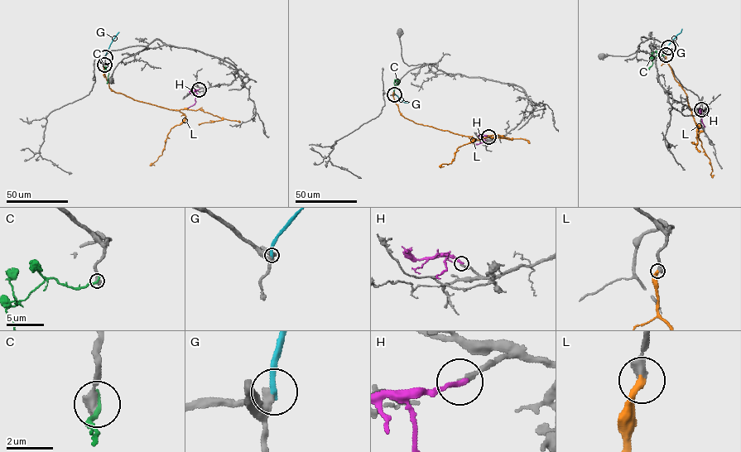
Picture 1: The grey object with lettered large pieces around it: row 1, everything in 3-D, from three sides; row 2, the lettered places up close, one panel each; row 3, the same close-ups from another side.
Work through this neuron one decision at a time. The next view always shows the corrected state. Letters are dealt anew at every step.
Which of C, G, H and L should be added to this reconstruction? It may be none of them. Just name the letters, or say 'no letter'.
L

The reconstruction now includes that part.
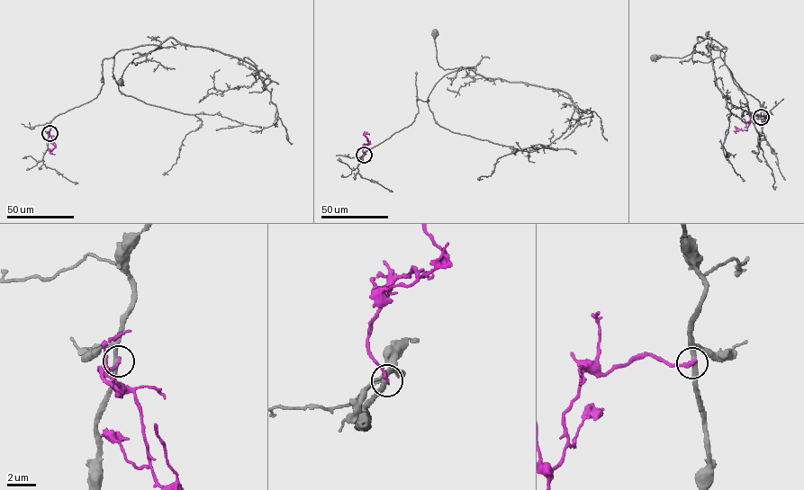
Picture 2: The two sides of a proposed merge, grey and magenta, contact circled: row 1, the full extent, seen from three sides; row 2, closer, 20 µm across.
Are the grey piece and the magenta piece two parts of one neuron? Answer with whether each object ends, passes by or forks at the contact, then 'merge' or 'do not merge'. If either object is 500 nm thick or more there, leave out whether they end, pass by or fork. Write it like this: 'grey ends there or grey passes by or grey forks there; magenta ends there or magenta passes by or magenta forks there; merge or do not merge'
grey passes by; magenta ends there; do not merge

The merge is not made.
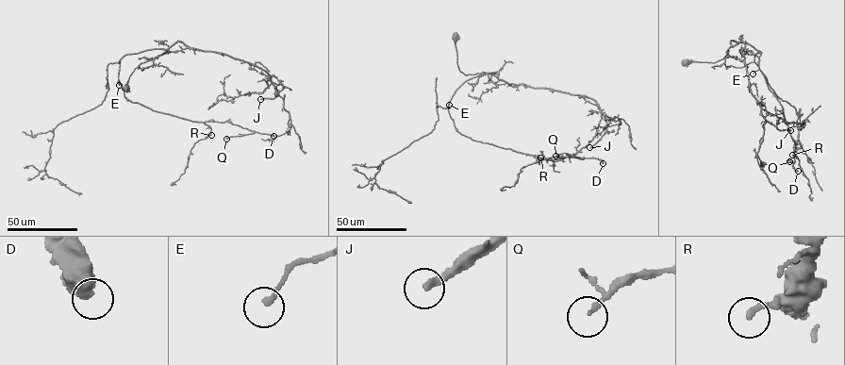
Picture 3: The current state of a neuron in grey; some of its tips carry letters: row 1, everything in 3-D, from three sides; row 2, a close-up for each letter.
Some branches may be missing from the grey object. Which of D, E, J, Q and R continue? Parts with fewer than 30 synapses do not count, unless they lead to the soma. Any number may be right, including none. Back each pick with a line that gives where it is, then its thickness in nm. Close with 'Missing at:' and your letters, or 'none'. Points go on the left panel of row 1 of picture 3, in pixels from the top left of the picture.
J: Place: (260, 99). Thickness 240 nm
Missing at: J

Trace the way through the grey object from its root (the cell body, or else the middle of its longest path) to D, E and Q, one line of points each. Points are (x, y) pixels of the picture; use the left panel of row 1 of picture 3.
D: (126, 88), (135, 69), (167, 50), (121, 59), (125, 98), (193, 121), (228, 122), (273, 136)
E: (126, 88), (129, 75), (140, 64), (169, 51), (155, 48), (124, 56), (119, 61), (119, 85)
Q: (126, 88), (135, 69), (167, 50), (121, 58), (124, 96), (155, 110), (228, 122), (253, 132), (226, 139)

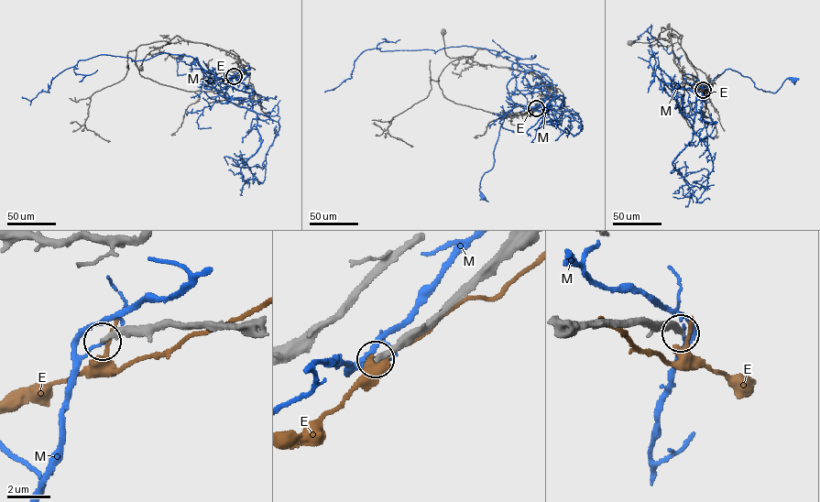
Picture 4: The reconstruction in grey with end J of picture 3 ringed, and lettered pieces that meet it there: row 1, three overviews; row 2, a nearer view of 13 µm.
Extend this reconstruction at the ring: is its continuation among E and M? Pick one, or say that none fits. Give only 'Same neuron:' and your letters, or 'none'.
Same neuron: none

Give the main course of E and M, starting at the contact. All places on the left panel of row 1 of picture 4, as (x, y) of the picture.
E: (234, 76), (222, 81)
M: (234, 75), (229, 85), (218, 92), (196, 57), (191, 62), (191, 71), (178, 75), (177, 59), (180, 57)

